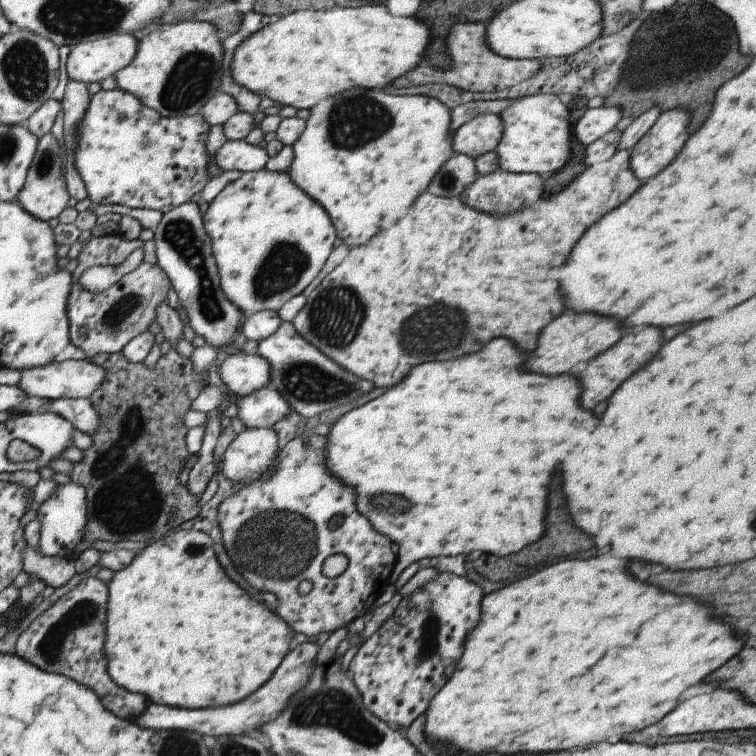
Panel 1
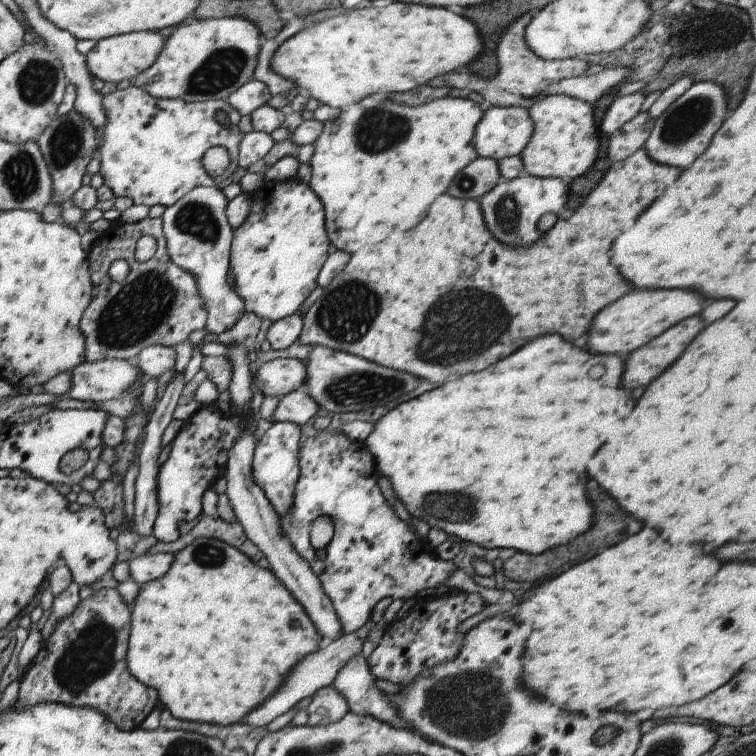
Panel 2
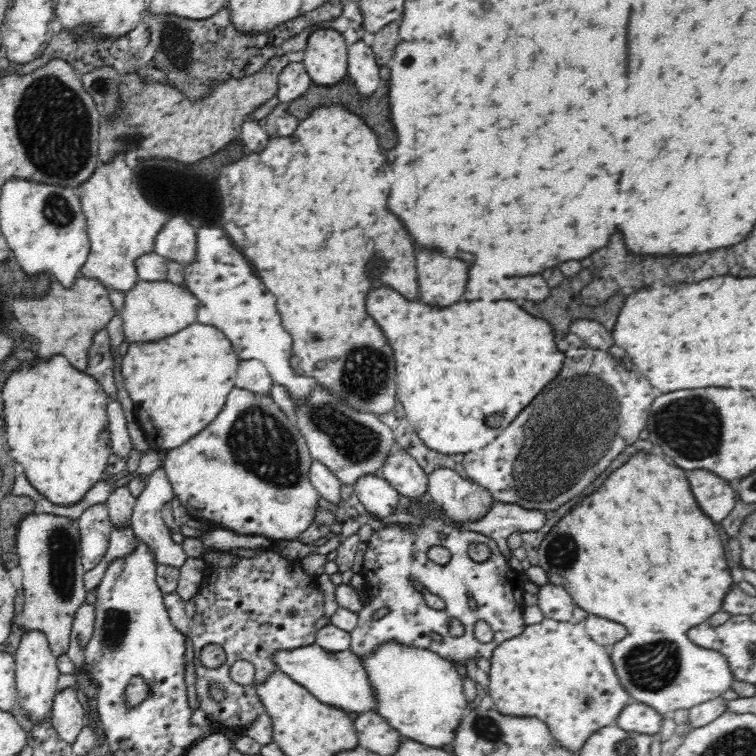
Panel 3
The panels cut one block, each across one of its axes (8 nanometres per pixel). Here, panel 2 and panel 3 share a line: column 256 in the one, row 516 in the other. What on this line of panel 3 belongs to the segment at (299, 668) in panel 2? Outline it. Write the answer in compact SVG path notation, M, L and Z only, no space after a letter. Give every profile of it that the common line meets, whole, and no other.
M692 470L688 472L688 482L698 506L714 522L720 524L736 508L738 492L734 492L724 478L720 480L716 474L706 470Z

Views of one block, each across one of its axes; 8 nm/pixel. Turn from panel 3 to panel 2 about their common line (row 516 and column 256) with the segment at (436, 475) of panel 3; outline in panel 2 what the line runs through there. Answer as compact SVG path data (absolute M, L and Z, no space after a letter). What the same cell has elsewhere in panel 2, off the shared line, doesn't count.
M271 422L269 430L259 438L253 454L253 480L271 502L279 520L291 512L295 486L299 482L299 424L293 422Z

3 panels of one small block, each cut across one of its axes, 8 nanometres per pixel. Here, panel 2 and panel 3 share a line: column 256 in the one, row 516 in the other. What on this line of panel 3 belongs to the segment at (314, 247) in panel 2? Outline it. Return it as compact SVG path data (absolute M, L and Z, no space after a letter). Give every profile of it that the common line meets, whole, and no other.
M234 388L222 412L202 432L166 454L164 470L170 486L192 520L216 522L244 536L266 536L270 540L290 542L308 530L316 516L320 494L310 482L312 456L308 442L298 424L288 420L270 394L260 396L246 388Z

